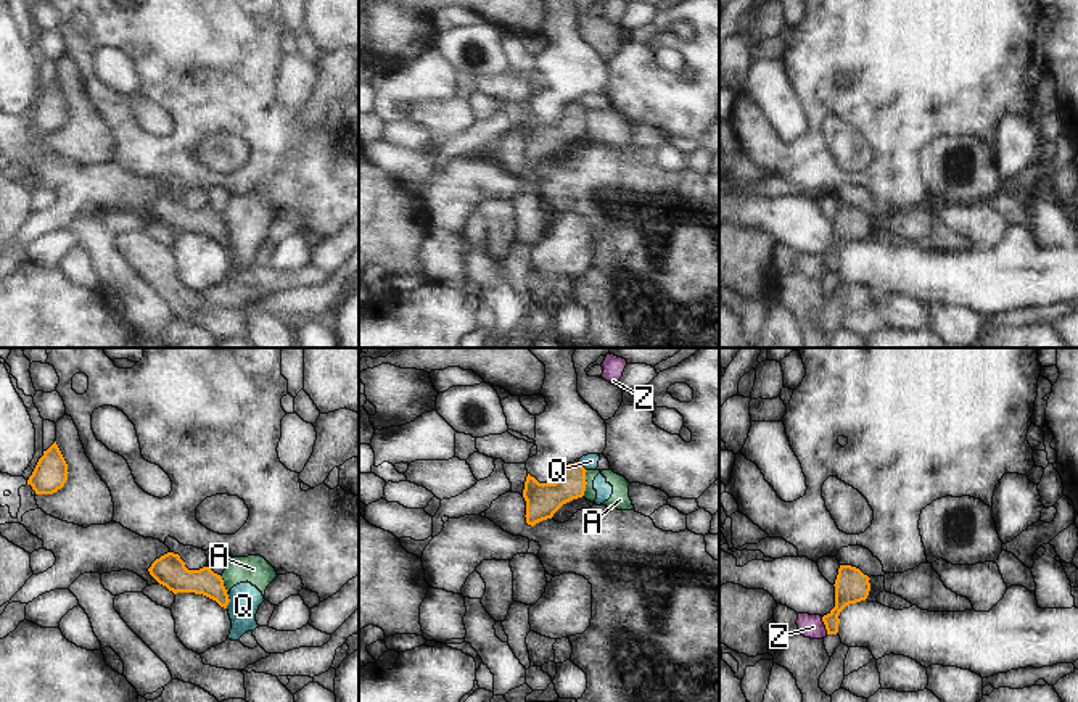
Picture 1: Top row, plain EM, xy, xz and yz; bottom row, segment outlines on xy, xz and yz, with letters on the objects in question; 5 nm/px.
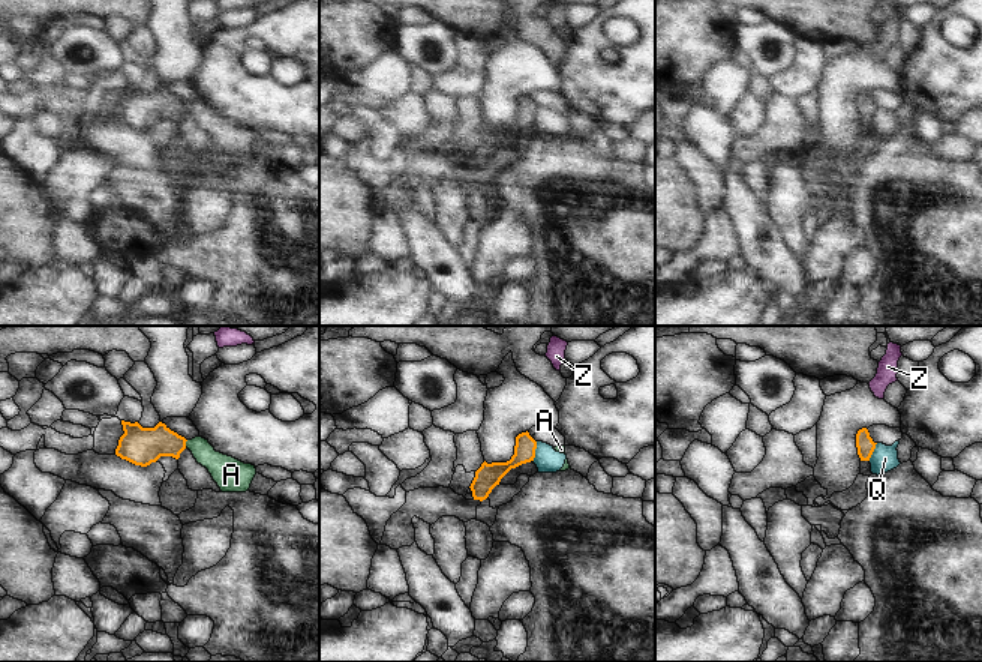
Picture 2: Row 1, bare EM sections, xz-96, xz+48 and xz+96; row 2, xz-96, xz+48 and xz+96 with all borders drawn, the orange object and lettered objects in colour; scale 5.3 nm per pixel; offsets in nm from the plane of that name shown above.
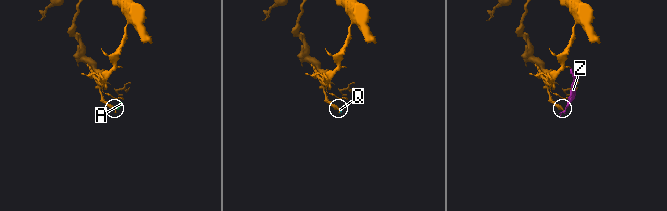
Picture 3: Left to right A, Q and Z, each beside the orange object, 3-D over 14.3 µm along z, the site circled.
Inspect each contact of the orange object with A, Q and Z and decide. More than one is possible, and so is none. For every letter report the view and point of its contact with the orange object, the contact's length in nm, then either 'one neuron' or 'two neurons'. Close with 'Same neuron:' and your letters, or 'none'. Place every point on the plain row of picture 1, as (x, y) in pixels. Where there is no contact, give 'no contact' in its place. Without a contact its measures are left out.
A: contact xz (586, 123); length 130 nm; two neurons
Q: contact xy (229, 240); length 70 nm; two neurons
Z: contact yz (824, 263); length 90 nm; two neurons
Same neuron: none

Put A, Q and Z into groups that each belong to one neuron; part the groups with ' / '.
A Q / Z

